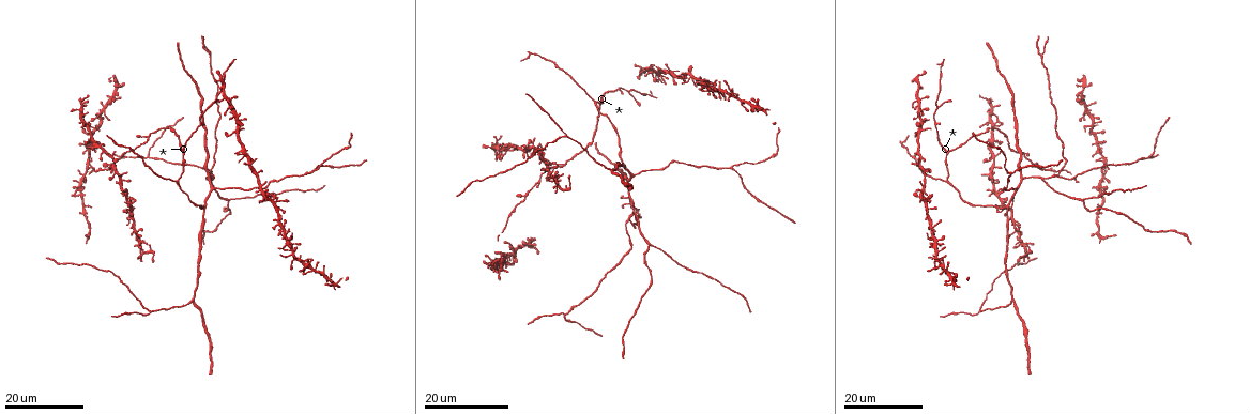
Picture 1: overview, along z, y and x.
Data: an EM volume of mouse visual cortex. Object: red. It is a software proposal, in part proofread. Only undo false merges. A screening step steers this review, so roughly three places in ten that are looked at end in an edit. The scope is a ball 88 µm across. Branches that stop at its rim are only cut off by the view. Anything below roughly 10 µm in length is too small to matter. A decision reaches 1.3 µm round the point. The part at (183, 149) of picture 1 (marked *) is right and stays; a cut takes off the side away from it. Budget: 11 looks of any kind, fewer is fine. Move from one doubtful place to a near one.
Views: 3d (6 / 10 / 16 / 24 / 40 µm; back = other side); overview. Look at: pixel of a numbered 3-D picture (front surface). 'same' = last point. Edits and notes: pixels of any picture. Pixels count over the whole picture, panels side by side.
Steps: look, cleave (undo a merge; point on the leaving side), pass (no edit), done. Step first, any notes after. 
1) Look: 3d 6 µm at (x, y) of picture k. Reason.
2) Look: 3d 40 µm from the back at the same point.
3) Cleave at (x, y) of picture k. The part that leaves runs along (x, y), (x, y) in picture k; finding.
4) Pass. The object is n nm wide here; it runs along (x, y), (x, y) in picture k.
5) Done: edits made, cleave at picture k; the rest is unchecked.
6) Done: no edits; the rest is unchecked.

Look: 3d 24 µm at (592, 99) of picture 1. A fork.

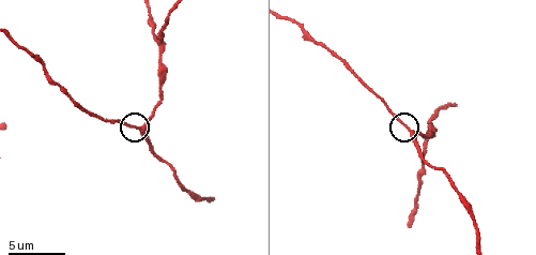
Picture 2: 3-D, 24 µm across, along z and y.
Look: 3d 6 µm at (409, 130) of picture 2.

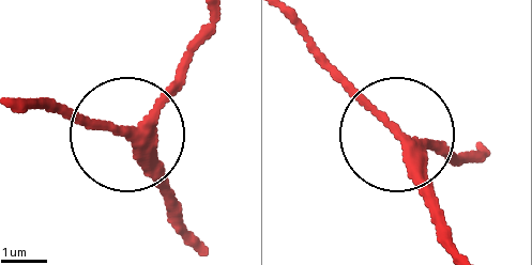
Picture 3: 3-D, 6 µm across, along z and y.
Pass. 3 arms meet here; it runs along (211, 22), (176, 91), (130, 134), (30, 103) in picture 3; one neuron here.

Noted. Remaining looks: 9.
Look: 3d 16 µm at (229, 199) of picture 1. Arms part here.

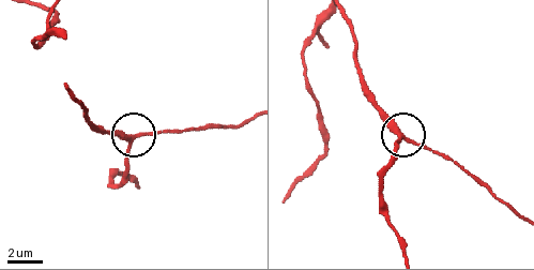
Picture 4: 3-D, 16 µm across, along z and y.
Look: 3d 6 µm at (403, 139) of picture 4.

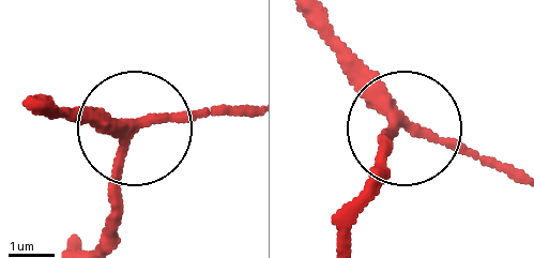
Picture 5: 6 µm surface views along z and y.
Pass. It runs along (36, 100), (128, 122), (240, 110) in picture 5; all the same neuron.

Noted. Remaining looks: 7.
Look: 3d 24 µm at (1008, 210) of picture 1. Side arm on a straight run.

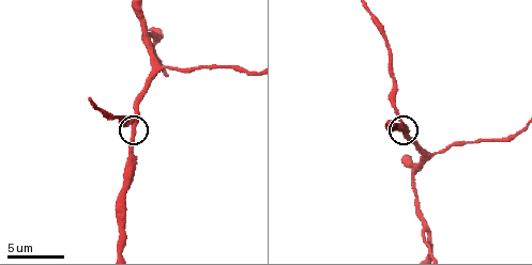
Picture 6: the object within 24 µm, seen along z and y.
Look: 3d 6 µm at (134, 129) of picture 6. Closer look.

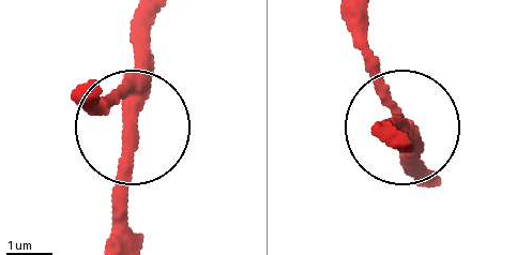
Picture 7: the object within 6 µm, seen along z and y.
Pass. The side arm is 70 µm long; one neuron here.

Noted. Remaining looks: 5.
Look: 3d 24 µm at (565, 135) of picture 1. Three-way junction.

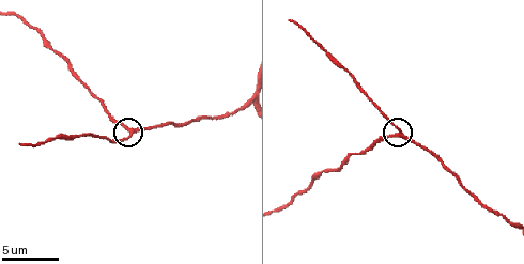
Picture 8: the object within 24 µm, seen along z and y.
Look: 3d 6 µm at (130, 130) of picture 8.

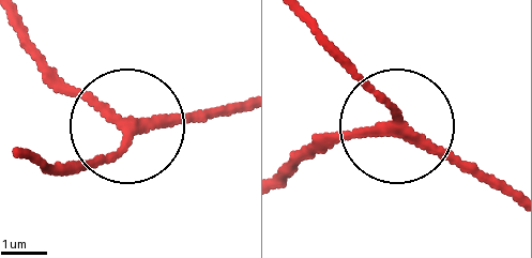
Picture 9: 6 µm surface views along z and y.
Pass. 3 arms meet here; one neuron here.

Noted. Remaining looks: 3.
Look: 3d 16 µm at (109, 155) of picture 1. Four or more arms meet.

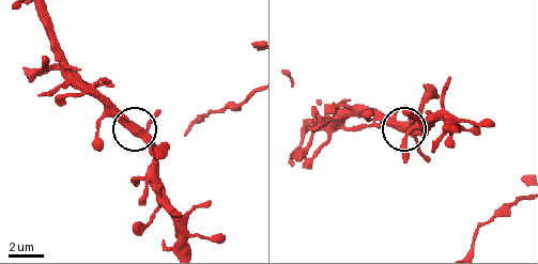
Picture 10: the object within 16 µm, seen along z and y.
Look: 3d 10 µm at (140, 134) of picture 10.

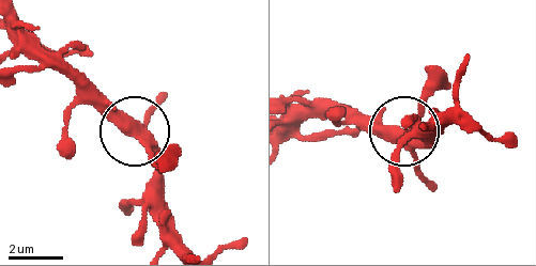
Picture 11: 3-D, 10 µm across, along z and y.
Look: 3d 6 µm at (134, 134) of picture 11.

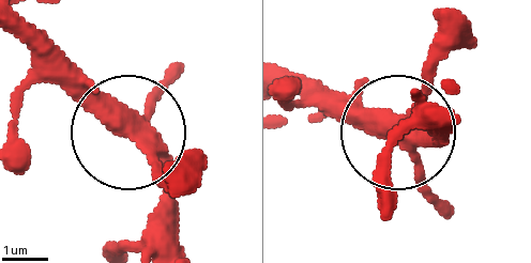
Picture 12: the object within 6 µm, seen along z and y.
Pass. The side arm is 21 µm long; all the same neuron.

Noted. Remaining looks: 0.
Done: no edits; the rest is unchecked.

